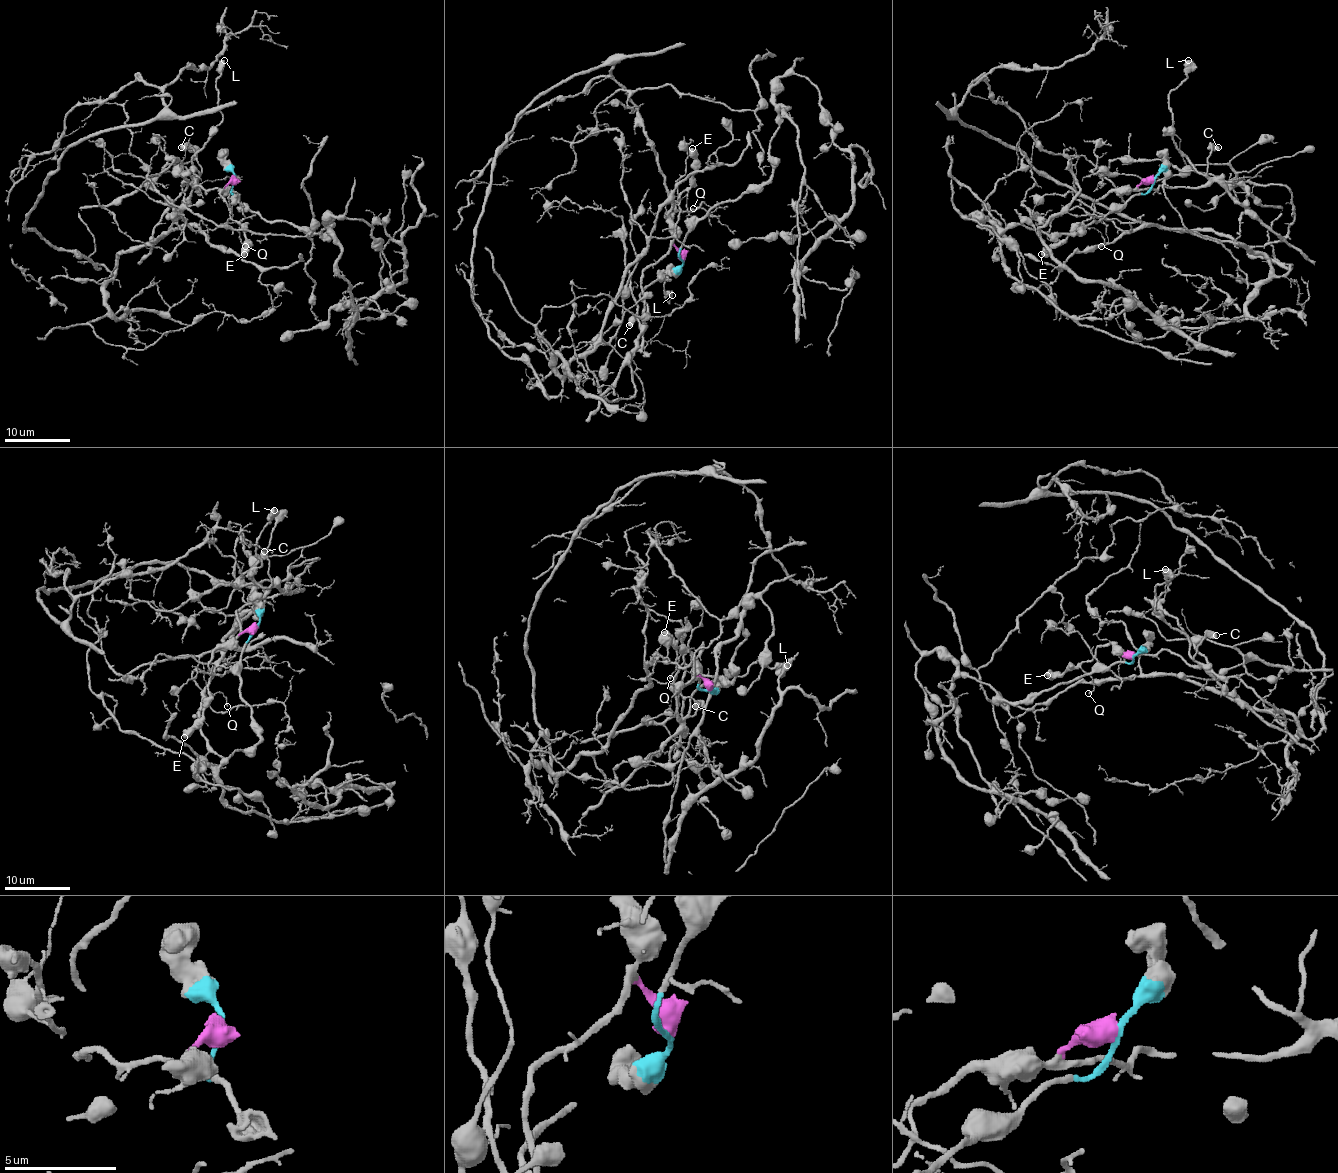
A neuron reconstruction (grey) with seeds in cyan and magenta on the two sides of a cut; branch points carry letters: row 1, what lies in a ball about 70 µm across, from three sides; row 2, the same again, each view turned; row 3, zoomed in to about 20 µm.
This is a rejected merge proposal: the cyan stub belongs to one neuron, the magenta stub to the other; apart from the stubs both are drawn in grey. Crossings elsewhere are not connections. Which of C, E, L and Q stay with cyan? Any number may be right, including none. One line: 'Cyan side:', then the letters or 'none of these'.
Cyan side: none of these

